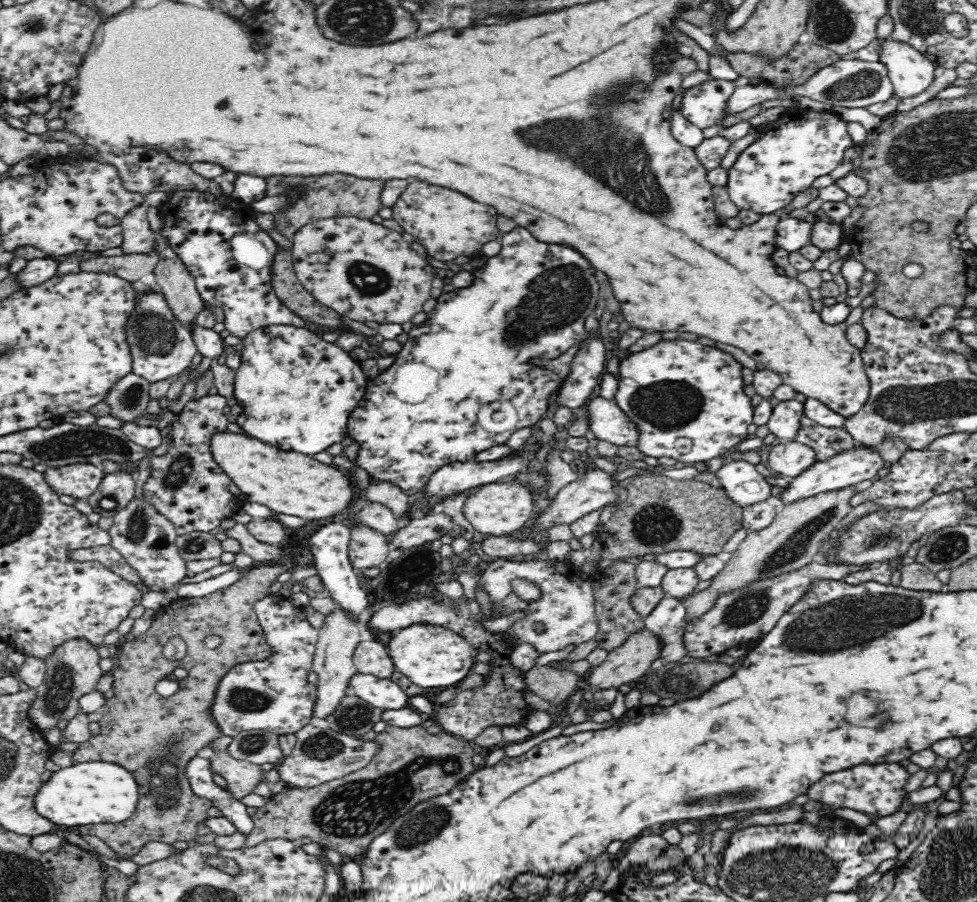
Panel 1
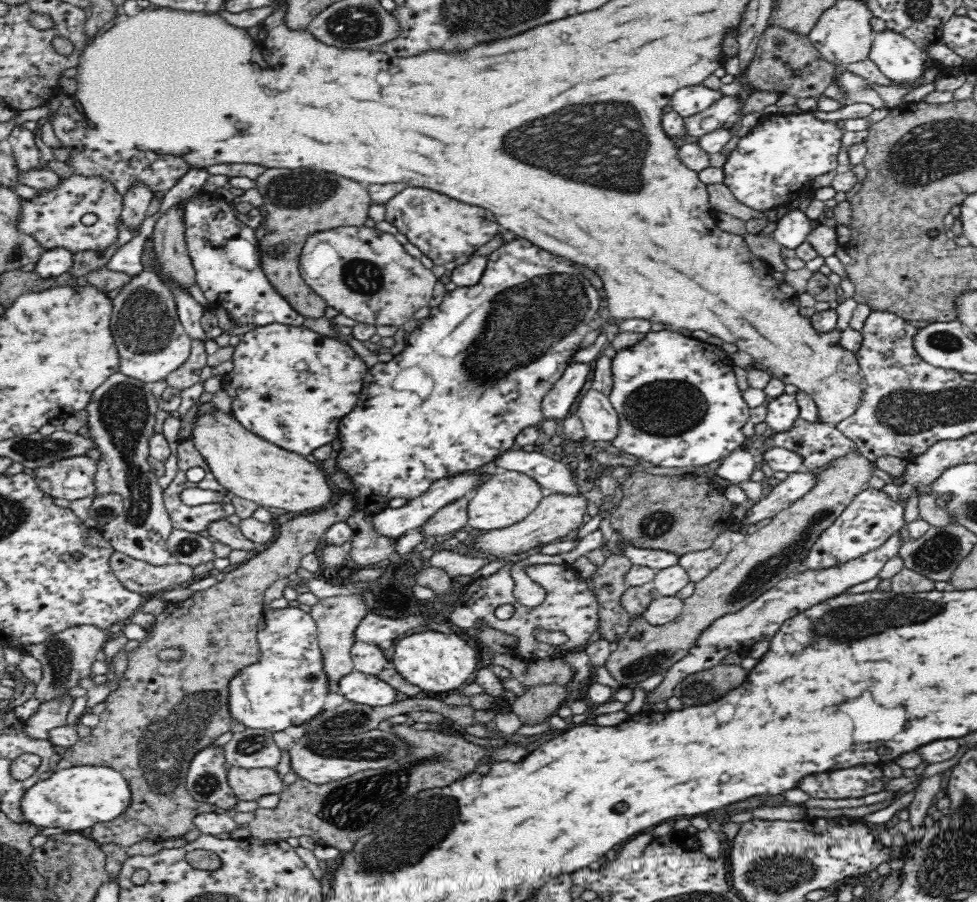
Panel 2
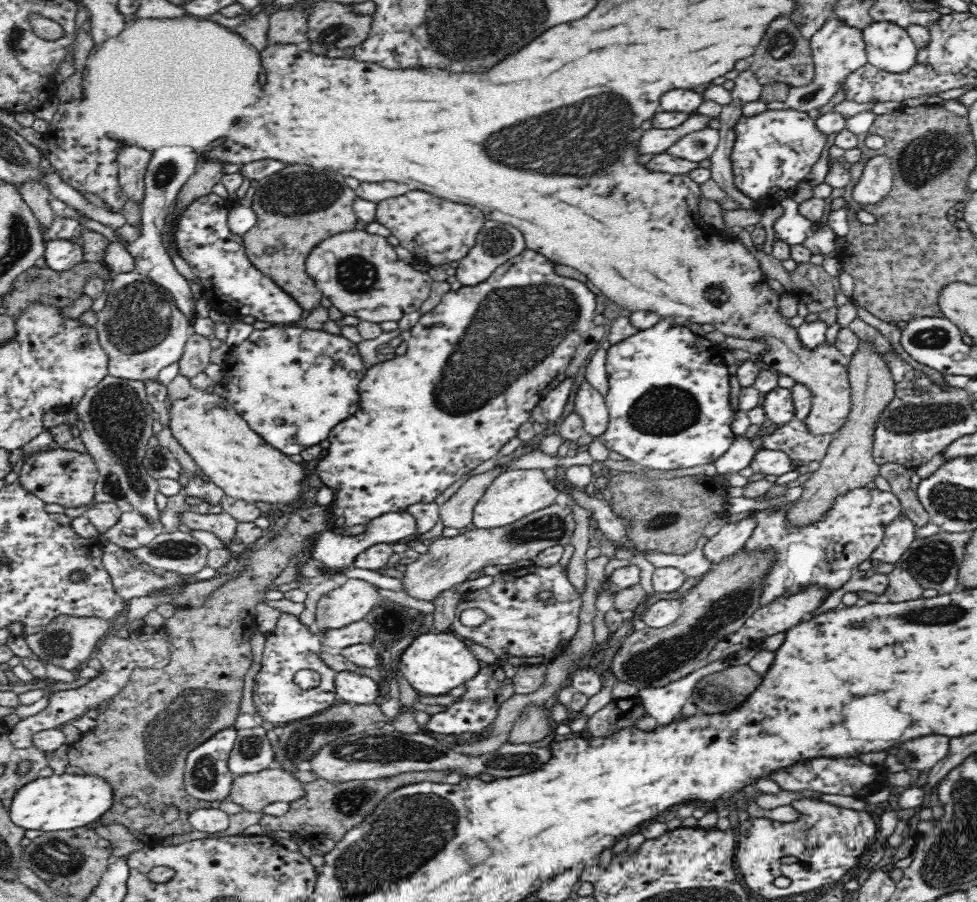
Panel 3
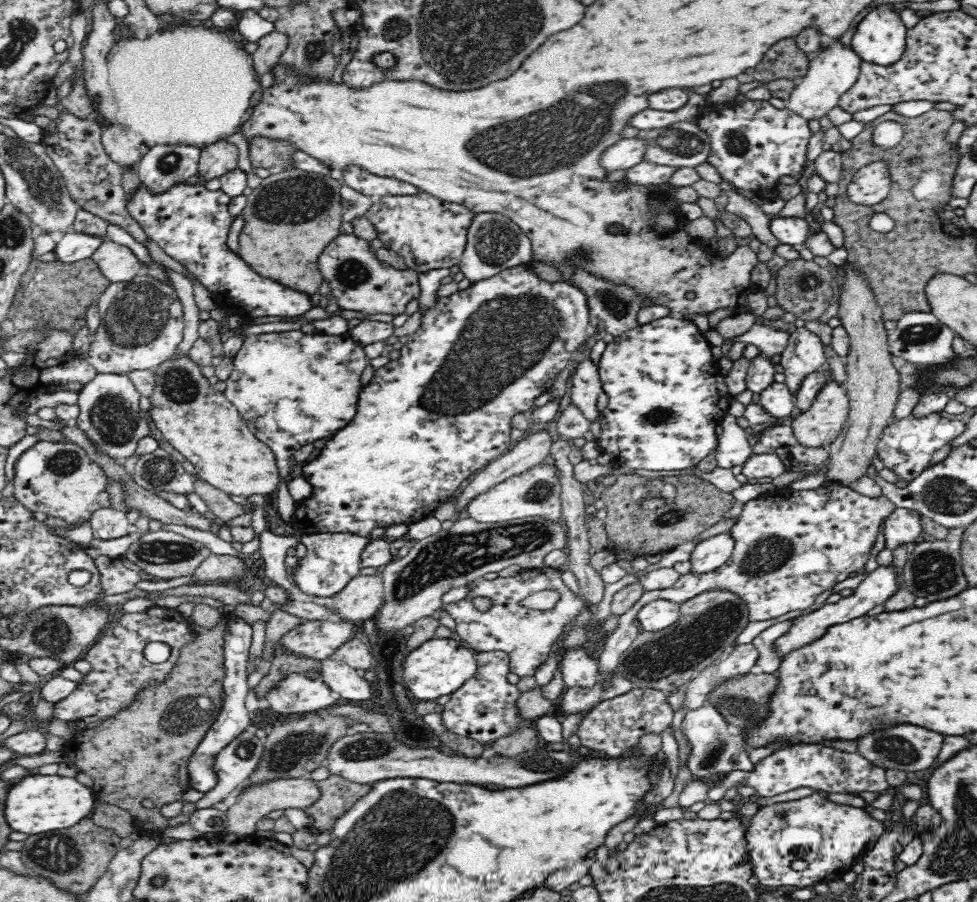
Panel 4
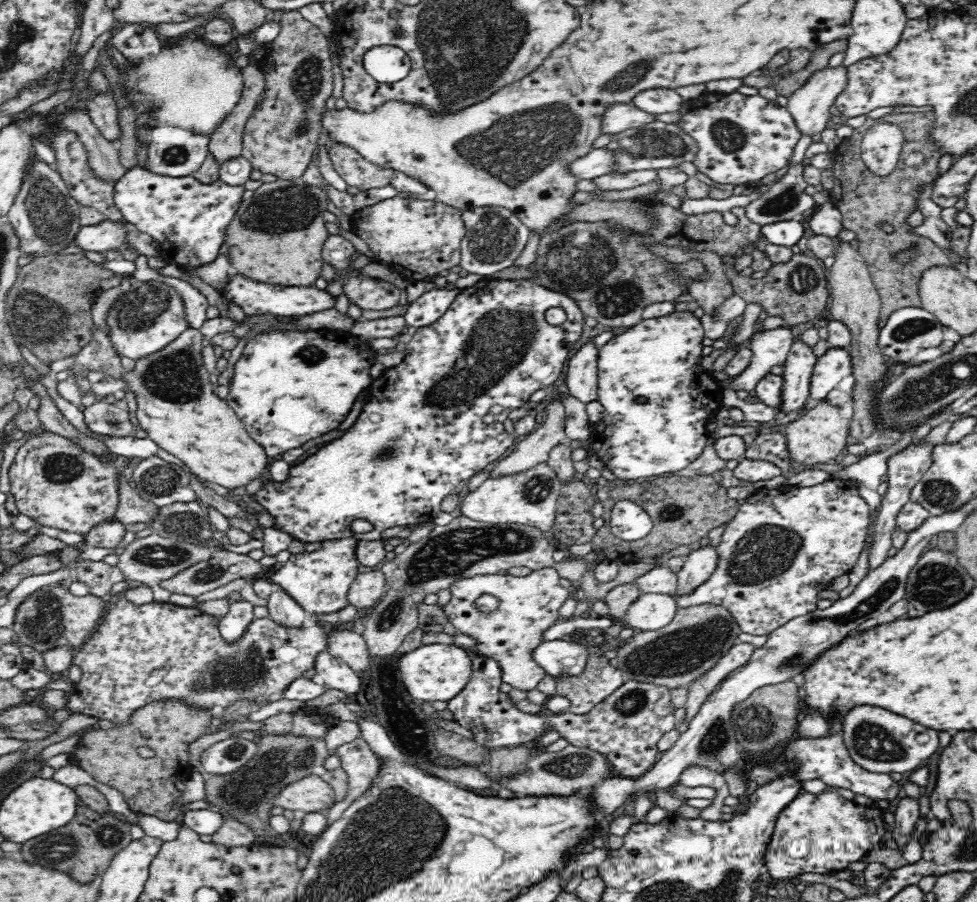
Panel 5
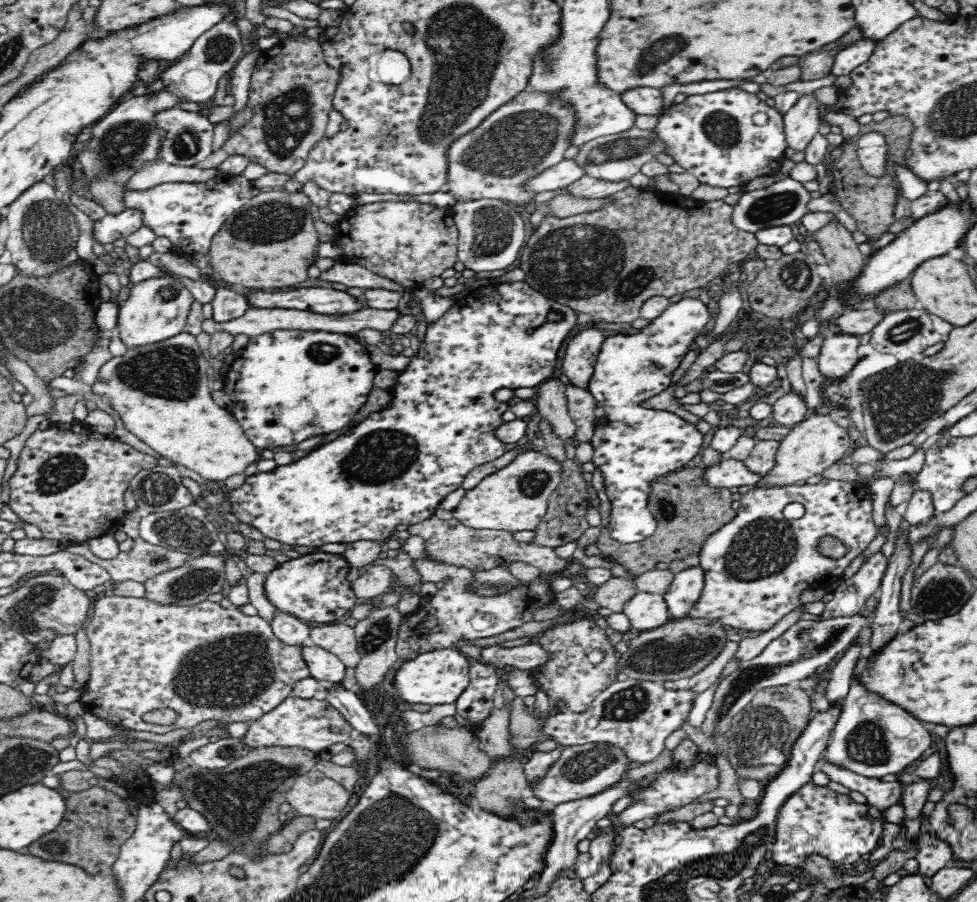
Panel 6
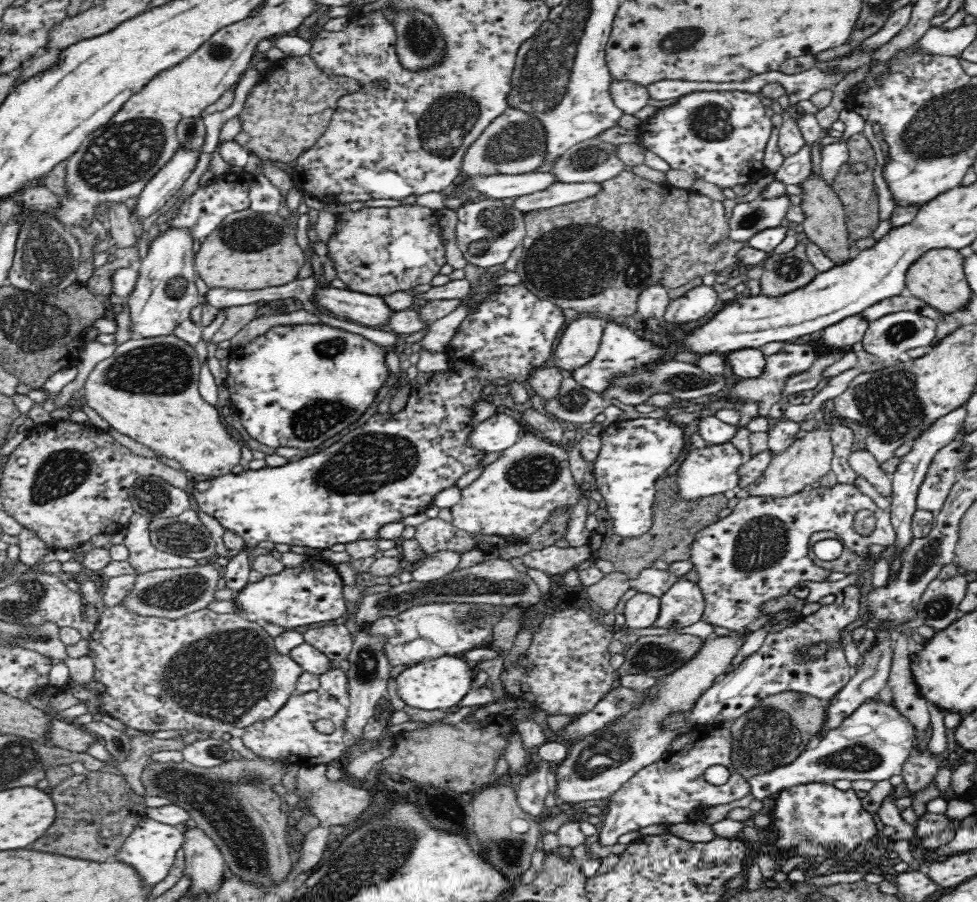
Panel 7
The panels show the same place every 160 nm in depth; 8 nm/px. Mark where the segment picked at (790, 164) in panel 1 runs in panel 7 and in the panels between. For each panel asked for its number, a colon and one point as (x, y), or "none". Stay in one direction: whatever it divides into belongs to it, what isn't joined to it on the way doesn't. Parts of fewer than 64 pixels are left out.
2: (773, 164)
3: (774, 150)
4: (752, 143)
5: (739, 139)
6: (727, 138)
7: (718, 137)

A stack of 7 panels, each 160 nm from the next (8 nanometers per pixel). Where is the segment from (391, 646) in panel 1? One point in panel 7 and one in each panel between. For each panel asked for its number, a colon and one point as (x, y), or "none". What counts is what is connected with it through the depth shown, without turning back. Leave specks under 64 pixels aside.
2: (434, 661)
3: (434, 663)
4: (438, 667)
5: (435, 672)
6: (438, 677)
7: (441, 683)

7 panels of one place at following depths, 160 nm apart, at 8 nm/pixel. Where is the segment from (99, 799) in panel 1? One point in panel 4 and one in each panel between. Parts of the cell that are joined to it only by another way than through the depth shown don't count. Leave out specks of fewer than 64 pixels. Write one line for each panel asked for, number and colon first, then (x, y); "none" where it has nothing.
2: (73, 800)
3: (58, 803)
4: (37, 803)

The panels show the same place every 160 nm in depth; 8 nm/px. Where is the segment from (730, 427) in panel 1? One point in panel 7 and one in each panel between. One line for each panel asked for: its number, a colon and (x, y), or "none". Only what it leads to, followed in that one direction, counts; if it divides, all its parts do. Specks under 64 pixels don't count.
2: (678, 404)
3: (669, 398)
4: (665, 397)
5: (658, 359)
6: (634, 446)
7: (636, 450)

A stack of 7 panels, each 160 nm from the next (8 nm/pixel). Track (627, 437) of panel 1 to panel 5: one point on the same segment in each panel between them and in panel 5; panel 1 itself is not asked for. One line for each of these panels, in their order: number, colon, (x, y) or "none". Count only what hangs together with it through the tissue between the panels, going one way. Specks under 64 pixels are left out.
2: (600, 421)
3: (588, 403)
4: (586, 384)
5: (582, 375)

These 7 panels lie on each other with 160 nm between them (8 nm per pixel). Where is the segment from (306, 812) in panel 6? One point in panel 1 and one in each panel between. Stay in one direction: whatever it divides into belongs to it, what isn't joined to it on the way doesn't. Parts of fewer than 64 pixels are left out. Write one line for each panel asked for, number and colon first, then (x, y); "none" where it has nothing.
1: (242, 777)
2: (248, 785)
3: (252, 792)
4: (250, 807)
5: (310, 794)

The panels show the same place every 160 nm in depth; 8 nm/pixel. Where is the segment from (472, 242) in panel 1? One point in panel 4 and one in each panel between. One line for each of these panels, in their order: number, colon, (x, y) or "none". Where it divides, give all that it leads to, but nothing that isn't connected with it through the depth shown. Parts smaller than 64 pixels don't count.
2: (443, 229)
3: (438, 232)
4: (428, 233)

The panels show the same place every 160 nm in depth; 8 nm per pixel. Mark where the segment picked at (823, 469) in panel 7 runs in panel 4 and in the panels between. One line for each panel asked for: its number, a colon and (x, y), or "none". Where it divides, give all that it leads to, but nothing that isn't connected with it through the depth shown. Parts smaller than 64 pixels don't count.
4: (817, 427)
5: (818, 436)
6: (812, 446)

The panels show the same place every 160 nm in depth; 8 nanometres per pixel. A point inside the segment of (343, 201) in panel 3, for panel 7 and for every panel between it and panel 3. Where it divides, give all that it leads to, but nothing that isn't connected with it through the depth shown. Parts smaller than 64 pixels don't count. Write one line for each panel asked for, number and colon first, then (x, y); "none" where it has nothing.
4: (290, 217)
5: (276, 236)
6: (269, 242)
7: (248, 251)

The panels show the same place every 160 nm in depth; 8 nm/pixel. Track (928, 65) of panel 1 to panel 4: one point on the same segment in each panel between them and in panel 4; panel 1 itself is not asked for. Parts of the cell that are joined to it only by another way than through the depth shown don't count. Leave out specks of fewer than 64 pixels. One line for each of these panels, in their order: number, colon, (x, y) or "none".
2: (901, 60)
3: (889, 47)
4: (880, 37)

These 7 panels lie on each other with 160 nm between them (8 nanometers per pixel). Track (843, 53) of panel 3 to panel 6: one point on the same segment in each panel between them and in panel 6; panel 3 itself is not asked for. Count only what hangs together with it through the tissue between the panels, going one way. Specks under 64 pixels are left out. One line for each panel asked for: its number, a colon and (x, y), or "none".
4: (834, 71)
5: (809, 105)
6: (801, 122)

